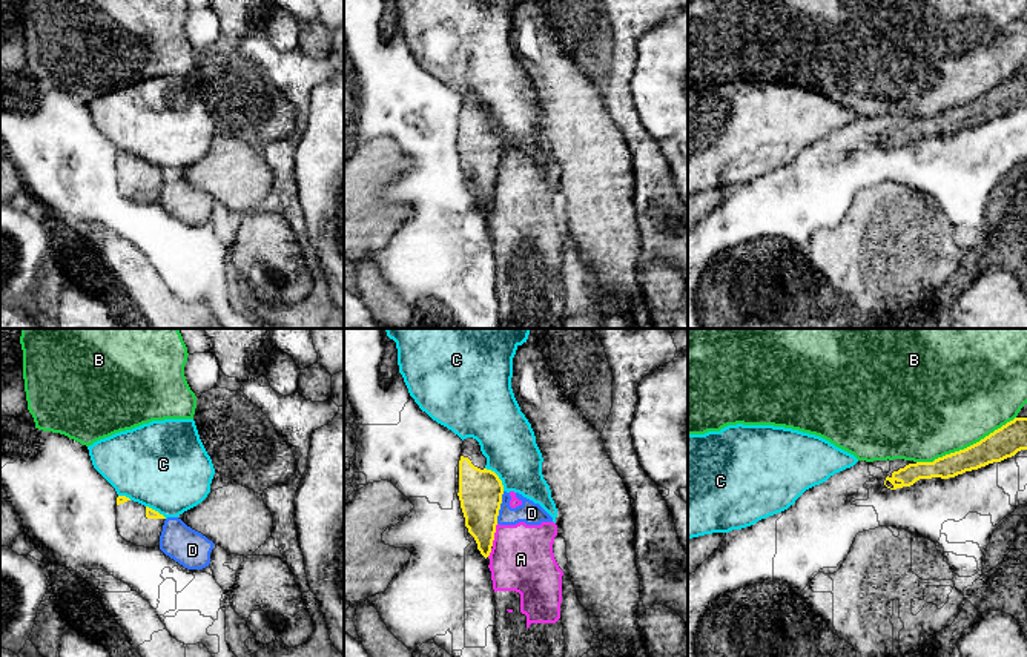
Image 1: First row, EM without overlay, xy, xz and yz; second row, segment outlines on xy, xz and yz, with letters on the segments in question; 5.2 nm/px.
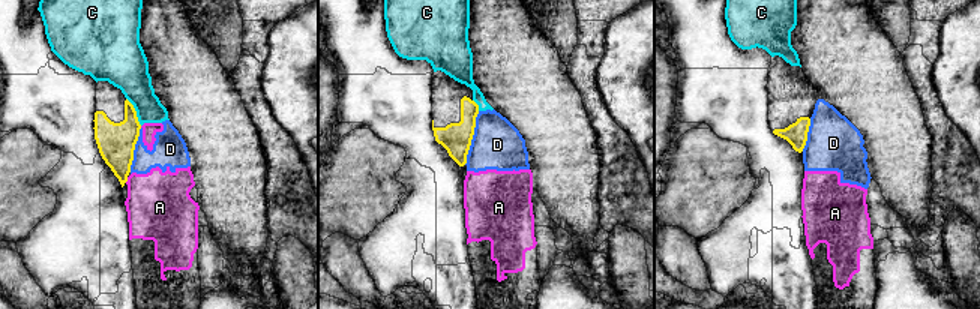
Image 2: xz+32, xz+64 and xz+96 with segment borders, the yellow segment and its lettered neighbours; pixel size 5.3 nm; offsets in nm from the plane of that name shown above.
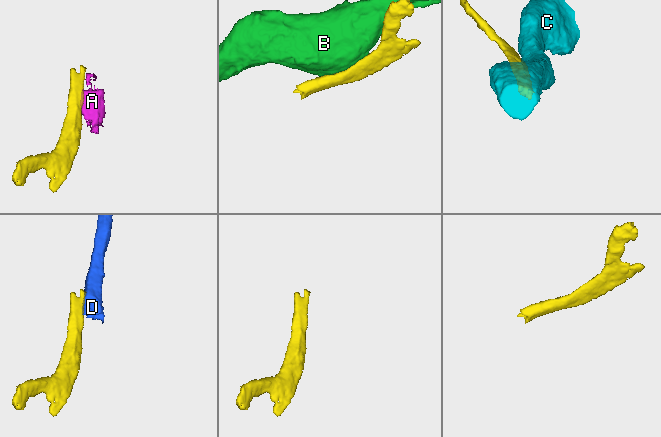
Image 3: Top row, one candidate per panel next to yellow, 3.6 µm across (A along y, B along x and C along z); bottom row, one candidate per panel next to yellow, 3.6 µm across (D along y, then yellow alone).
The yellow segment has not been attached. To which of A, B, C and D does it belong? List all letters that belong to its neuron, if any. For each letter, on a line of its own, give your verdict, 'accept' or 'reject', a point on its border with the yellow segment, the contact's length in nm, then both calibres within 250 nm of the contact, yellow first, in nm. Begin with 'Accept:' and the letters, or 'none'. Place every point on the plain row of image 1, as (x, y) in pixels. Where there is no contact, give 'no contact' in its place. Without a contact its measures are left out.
Accept: none
A: reject | xz (493, 191) | 120 nm | 220/320 nm
B: reject | yz (967, 103) | 550 nm | 160/500 nm
C: reject | xz (498, 134) | 160 nm | 220/280 nm
D: reject | xz (499, 163) | 170 nm | 220/120 nm

